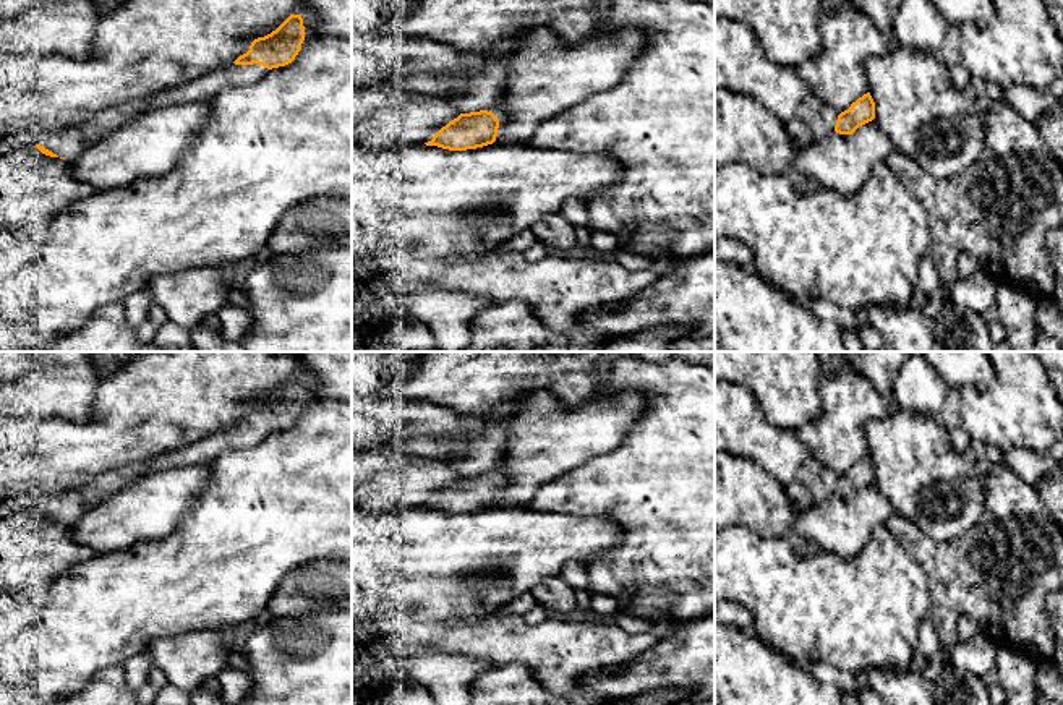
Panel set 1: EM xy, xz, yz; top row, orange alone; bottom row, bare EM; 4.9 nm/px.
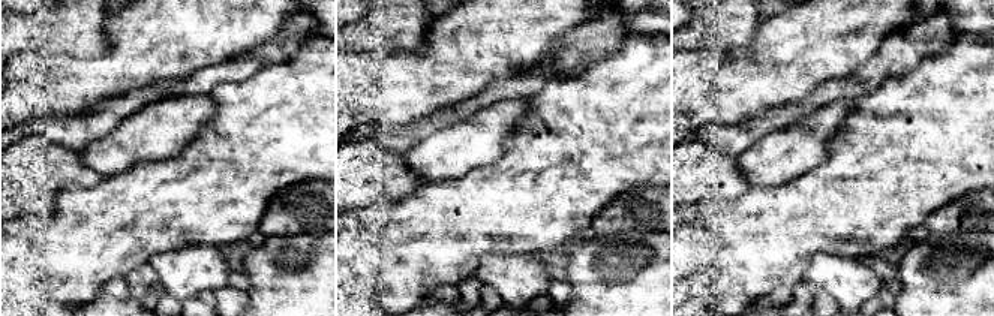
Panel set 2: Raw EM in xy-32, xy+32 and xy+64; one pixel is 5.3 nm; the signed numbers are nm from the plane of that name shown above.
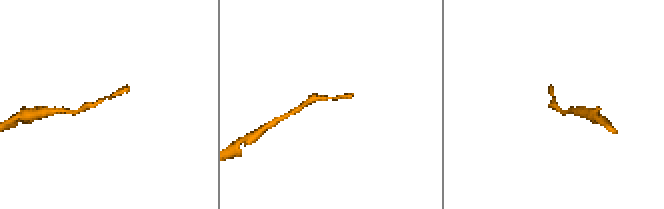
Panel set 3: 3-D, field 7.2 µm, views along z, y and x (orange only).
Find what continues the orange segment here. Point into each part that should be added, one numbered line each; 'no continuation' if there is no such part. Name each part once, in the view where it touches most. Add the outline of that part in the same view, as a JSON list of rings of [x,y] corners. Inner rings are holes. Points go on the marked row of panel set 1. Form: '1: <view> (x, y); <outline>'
1: xy (308, 17); [[[305,10],[303,13],[301,13],[301,18],[303,18],[303,26],[305,26],[305,41],[308,39],[308,37],[314,37],[314,36],[318,36],[314,31],[313,31],[313,28],[314,28],[314,23],[316,23],[316,15],[313,13],[313,11],[310,11],[310,10]],[[303,41],[303,44],[305,44],[305,41]],[[301,44],[301,47],[303,47],[303,44]]]

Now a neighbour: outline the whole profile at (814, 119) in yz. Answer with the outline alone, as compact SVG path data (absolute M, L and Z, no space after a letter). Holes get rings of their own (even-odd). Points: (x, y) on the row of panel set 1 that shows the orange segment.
M809 92L786 128L792 143L804 147L833 133L838 115L833 107Z

